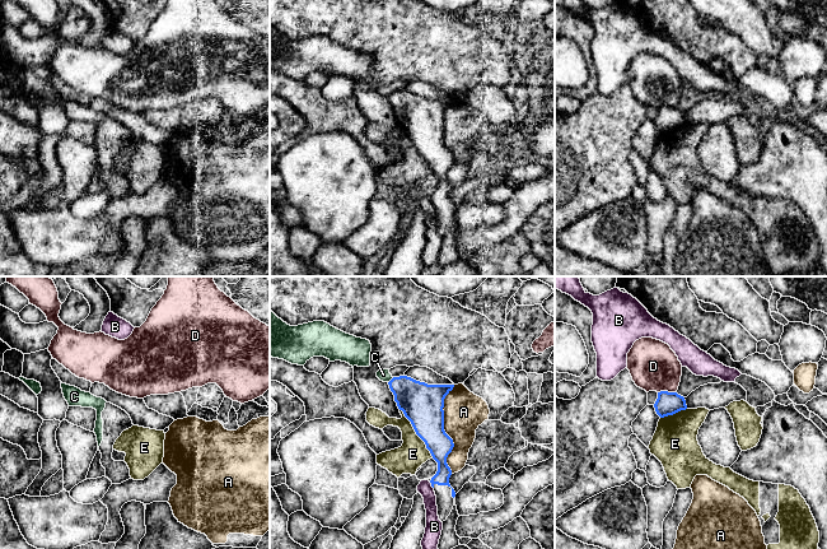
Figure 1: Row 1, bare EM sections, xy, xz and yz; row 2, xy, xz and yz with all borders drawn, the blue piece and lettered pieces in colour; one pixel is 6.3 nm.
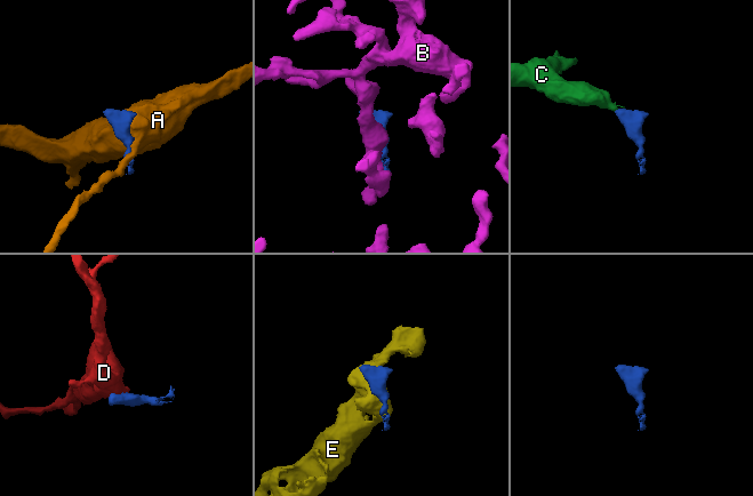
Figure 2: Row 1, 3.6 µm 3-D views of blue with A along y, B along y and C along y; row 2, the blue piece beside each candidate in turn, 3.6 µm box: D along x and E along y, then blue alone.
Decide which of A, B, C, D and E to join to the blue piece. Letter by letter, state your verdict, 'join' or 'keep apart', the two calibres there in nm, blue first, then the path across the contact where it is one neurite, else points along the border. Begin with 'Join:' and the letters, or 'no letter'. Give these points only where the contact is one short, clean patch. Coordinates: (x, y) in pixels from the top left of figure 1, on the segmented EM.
Join: no letter
A: keep apart | 260/260 nm
B: keep apart | 140/100 nm
C: keep apart | 260/70 nm | along xz (393, 377), (388, 382)
D: keep apart | 140/300 nm | along yz (674, 391), (658, 392)
E: keep apart | 260/180 nm

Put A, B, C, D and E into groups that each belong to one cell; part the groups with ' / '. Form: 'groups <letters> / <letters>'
groups A / B / C / D / E

